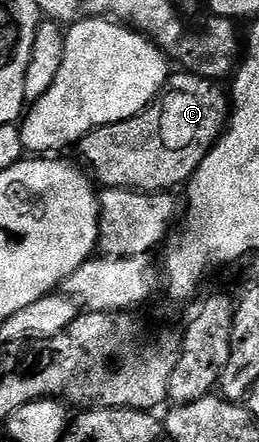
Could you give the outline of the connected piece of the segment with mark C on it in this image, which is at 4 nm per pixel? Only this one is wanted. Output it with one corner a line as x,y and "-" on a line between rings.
178,71
178,74
167,76
166,84
162,86
157,97
151,101
149,107
144,111
140,111
136,115
132,115
132,119
124,119
120,123
108,123
104,127
96,127
88,135
84,135
80,142
80,150
82,149
82,157
86,160
85,168
92,174
93,180
99,186
108,189
135,189
138,193
165,193
167,191
177,190
177,185
185,186
193,177
194,172
200,167
200,163
208,155
208,151
214,144
222,138
226,132
226,126
230,119
231,103
225,88
221,89
221,84
215,83
211,78
200,77
196,73
189,71

